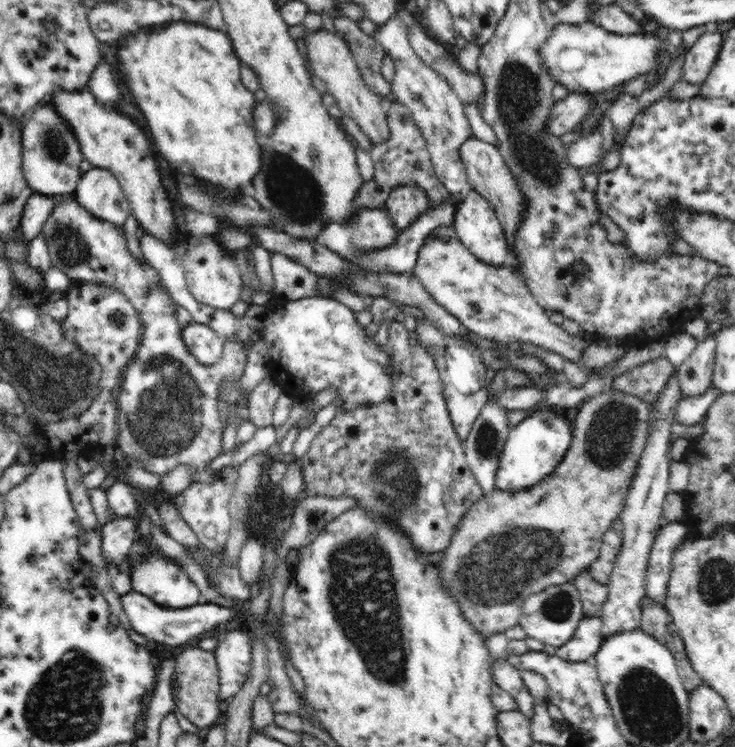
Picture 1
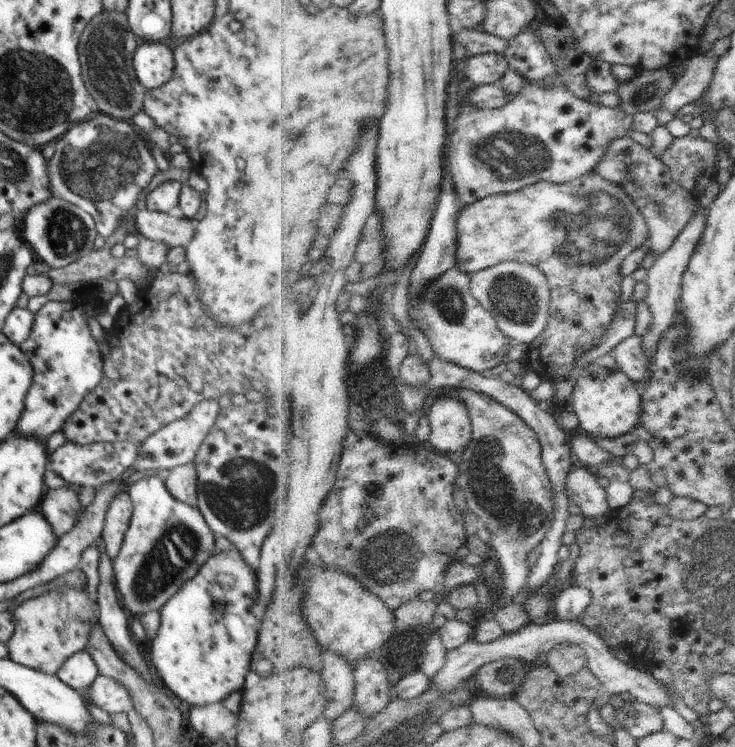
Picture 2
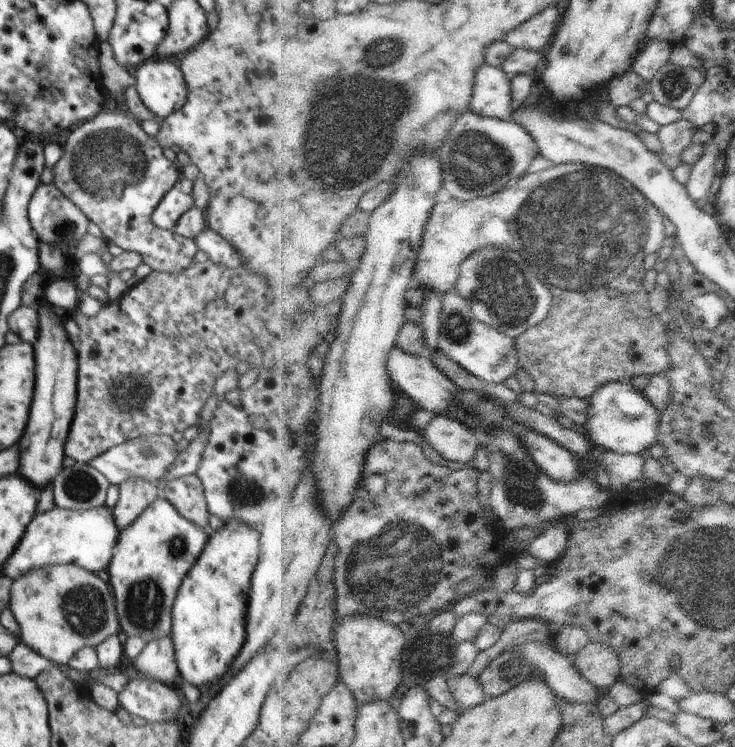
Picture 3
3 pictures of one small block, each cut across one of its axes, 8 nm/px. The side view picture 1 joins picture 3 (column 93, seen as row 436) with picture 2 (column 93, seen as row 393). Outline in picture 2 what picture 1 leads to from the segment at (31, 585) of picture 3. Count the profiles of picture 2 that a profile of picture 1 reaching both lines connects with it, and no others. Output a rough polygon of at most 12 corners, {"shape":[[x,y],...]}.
{"shape":[[62,587],[12,612],[8,658],[57,675],[88,643],[96,601]]}

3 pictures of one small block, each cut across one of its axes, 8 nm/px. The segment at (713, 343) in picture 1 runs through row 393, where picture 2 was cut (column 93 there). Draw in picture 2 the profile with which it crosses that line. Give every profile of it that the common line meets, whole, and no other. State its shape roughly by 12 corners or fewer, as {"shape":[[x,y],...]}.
{"shape":[[99,675],[86,690],[101,710],[128,713],[133,703],[127,689]]}

